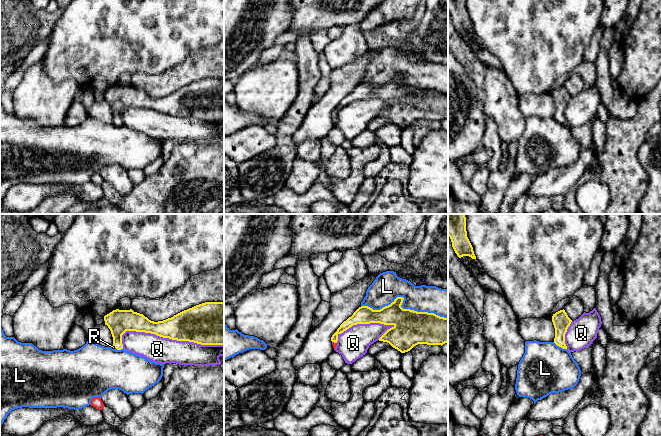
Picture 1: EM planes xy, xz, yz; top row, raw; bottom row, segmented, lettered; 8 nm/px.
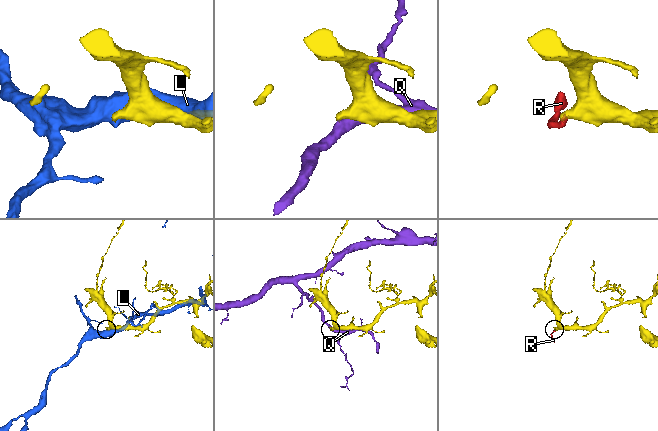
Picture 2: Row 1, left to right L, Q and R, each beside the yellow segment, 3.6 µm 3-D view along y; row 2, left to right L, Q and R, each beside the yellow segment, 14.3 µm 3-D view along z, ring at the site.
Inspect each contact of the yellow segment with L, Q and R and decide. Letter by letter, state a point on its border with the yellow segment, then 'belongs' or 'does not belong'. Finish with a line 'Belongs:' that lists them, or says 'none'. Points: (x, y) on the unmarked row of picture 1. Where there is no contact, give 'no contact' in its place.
L: meets yellow in xz at (401, 80); does not belong
Q: meets yellow in xy at (172, 115); does not belong
R: meets yellow in xz at (334, 118); belongs
Belongs: R

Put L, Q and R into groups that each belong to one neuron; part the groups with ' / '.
L / Q / R

